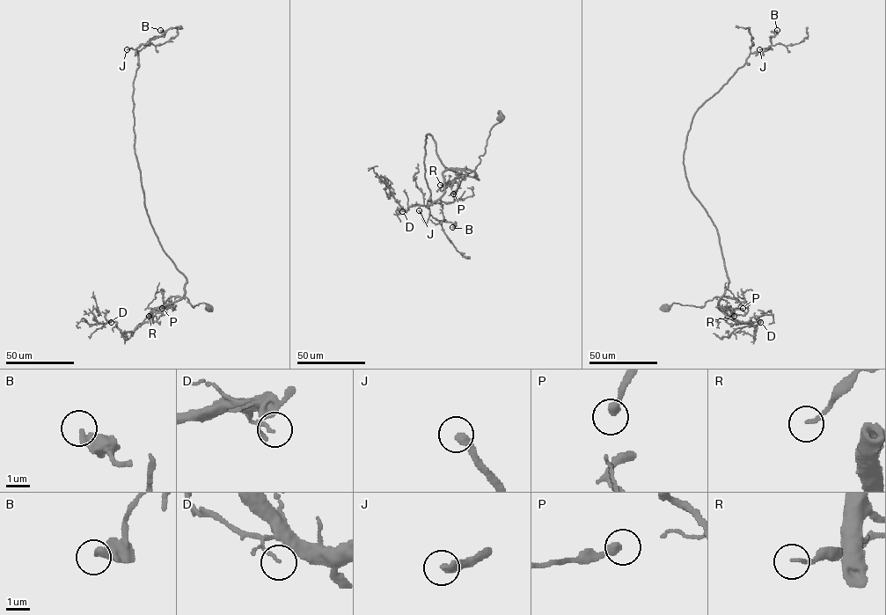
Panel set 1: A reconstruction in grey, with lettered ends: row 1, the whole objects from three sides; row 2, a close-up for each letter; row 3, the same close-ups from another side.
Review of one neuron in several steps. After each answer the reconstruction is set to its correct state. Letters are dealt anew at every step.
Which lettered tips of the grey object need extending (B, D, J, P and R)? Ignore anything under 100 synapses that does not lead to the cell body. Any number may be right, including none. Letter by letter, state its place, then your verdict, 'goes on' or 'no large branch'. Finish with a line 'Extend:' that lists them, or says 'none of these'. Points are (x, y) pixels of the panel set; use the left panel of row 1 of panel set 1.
B: place (160, 30); no large branch
D: place (111, 322); no large branch
J: place (127, 49); goes on
P: place (162, 308); no large branch
R: place (149, 316); no large branch
Extend: J

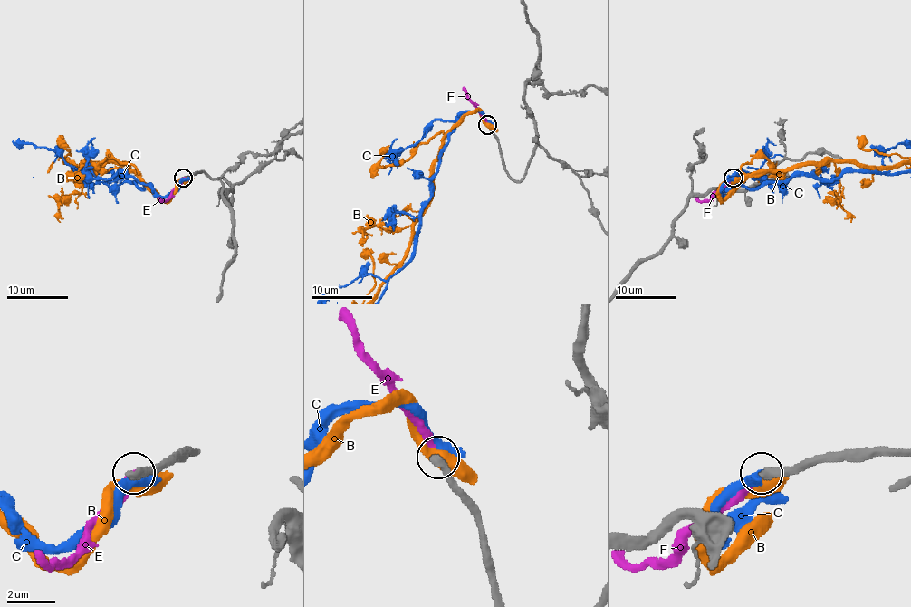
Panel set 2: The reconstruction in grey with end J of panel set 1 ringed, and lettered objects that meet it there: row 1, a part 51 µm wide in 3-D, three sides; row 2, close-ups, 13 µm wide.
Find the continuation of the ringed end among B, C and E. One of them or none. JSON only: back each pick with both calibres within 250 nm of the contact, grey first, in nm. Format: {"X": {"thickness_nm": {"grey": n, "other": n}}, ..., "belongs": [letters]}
{"E": {"thickness_nm": {"grey": 360, "other": 320}}, "belongs": ["E"]}

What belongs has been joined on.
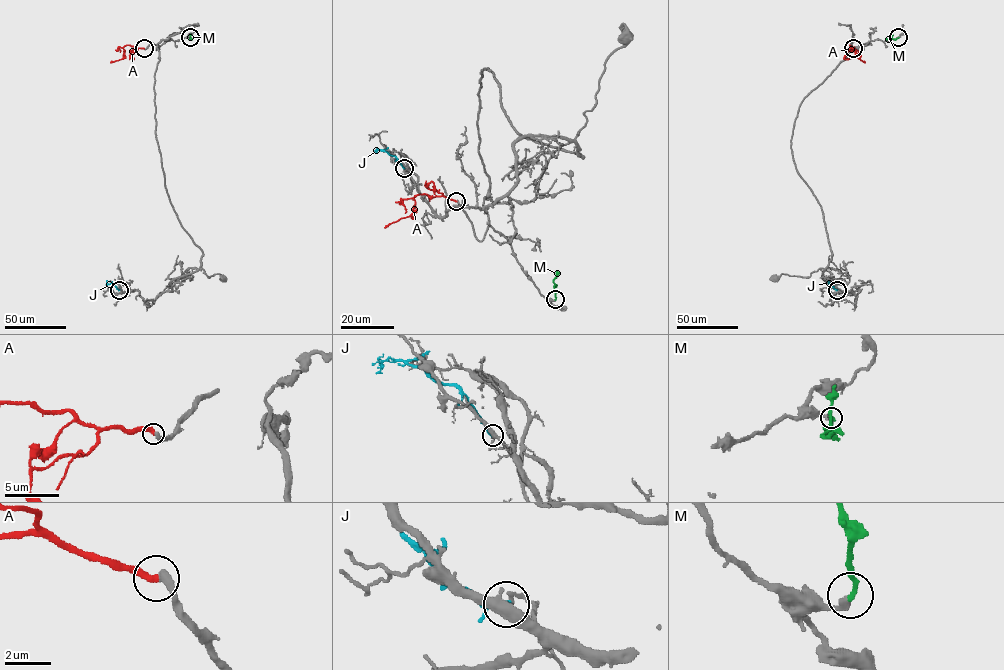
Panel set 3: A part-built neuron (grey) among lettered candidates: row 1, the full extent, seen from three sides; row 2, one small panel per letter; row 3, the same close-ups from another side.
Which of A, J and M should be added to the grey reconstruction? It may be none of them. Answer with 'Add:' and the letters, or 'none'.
Add: M

